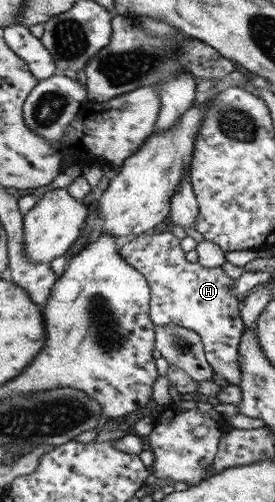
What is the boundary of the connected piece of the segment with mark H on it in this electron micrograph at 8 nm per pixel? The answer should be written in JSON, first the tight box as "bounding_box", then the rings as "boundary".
{"bounding_box":[120,233,243,385],"boundary":[[[173,233],[143,234],[137,239],[121,246],[120,256],[125,262],[135,267],[141,274],[148,278],[151,286],[151,317],[157,325],[177,325],[189,328],[199,334],[204,344],[204,351],[212,371],[228,380],[231,385],[239,385],[243,380],[241,373],[241,352],[239,350],[239,338],[243,332],[243,320],[239,314],[239,302],[232,286],[235,273],[225,267],[205,268],[201,264],[193,264],[185,260],[185,252],[181,250],[180,239]]]}

